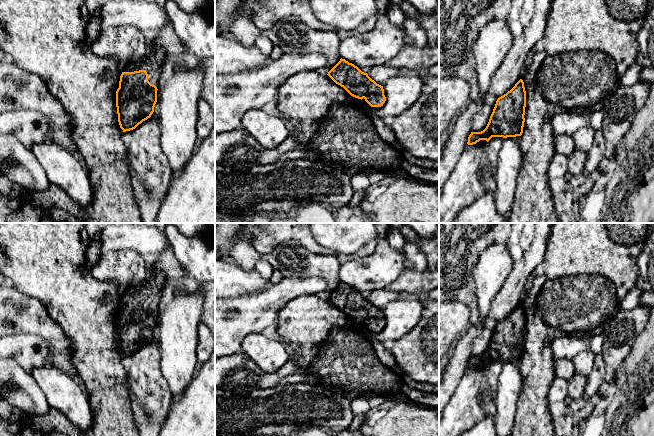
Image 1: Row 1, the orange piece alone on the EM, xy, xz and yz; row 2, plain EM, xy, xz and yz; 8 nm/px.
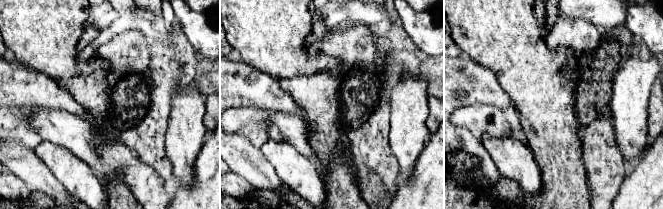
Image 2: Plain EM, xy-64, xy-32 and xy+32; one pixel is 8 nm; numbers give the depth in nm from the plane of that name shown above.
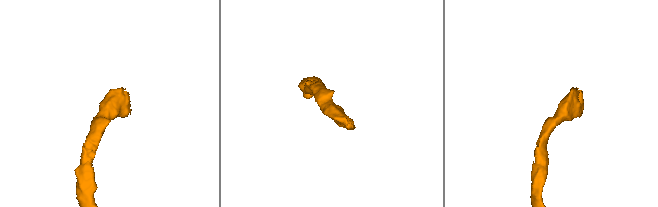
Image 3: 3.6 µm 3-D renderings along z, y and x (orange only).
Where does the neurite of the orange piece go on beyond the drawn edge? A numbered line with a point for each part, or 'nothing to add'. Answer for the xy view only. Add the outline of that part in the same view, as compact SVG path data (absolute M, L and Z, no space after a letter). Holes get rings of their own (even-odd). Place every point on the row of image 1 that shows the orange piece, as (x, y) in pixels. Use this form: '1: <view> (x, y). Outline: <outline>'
1: xy (153, 62). Outline: M149 48L147 55L140 64L134 64L123 72L134 72L145 70L148 74L148 81L159 89L159 79L162 68L165 64L165 55L161 49L152 50Z

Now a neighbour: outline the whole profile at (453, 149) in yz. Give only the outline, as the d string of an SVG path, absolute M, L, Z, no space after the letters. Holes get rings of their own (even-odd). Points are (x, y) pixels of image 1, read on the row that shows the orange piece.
M483 98L468 103L452 127L450 136L443 147L439 159L439 197L448 177L454 170L471 134L471 122L475 114L484 105Z

